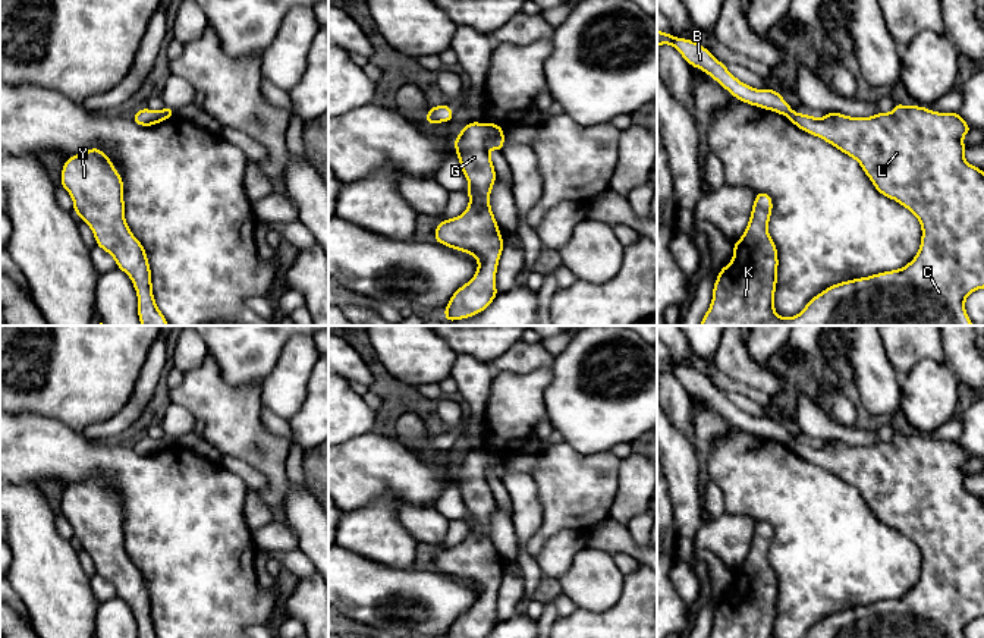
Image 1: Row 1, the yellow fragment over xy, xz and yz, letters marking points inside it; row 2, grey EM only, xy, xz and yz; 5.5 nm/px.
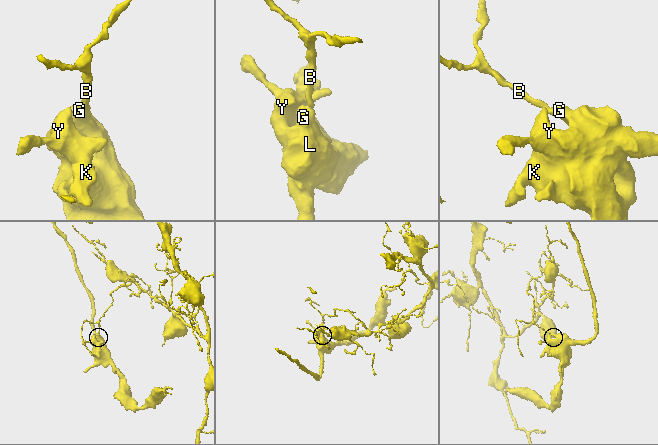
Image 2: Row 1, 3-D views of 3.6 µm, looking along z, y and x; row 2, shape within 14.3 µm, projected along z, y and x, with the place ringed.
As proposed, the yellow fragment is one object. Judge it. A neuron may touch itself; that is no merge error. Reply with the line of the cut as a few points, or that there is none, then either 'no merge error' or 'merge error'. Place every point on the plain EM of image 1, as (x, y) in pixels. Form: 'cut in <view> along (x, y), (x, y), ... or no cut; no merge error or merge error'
cut in yz along (792, 439), (788, 445); merge error

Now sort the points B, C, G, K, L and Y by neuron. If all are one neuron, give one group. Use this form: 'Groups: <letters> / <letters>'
Groups: B / C G K L Y

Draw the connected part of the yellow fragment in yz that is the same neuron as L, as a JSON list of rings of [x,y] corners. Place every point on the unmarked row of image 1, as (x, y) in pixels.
[[[896,431],[892,441],[880,440],[871,446],[827,440],[818,447],[792,440],[787,447],[855,487],[874,516],[912,540],[922,557],[919,579],[905,595],[836,612],[815,623],[804,638],[965,638],[966,625],[984,616],[984,497],[971,494],[963,485],[962,466],[972,456],[961,443]]]

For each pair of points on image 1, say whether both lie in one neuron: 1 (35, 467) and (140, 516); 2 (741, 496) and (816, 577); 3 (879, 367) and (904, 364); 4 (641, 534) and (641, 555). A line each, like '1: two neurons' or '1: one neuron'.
1: one neuron
2: one neuron
3: two neurons
4: two neurons

